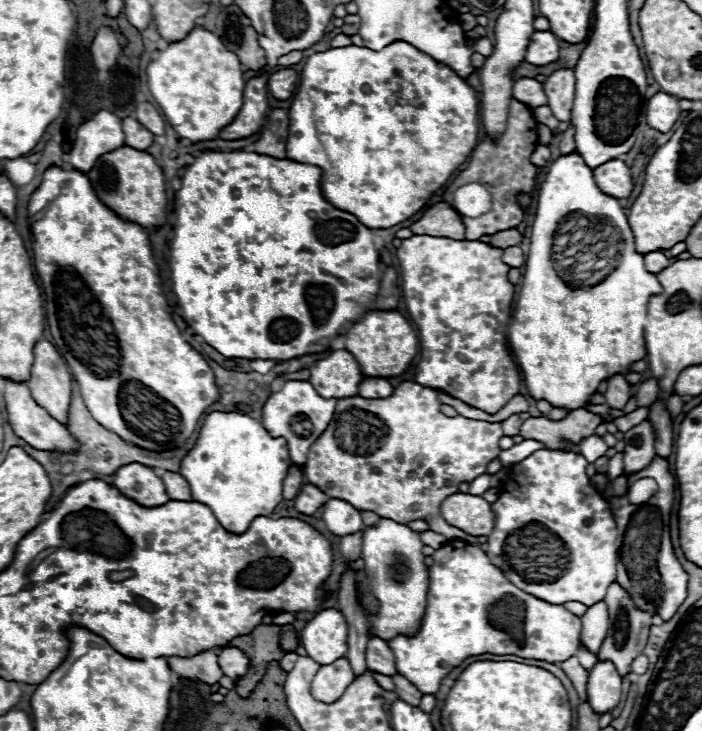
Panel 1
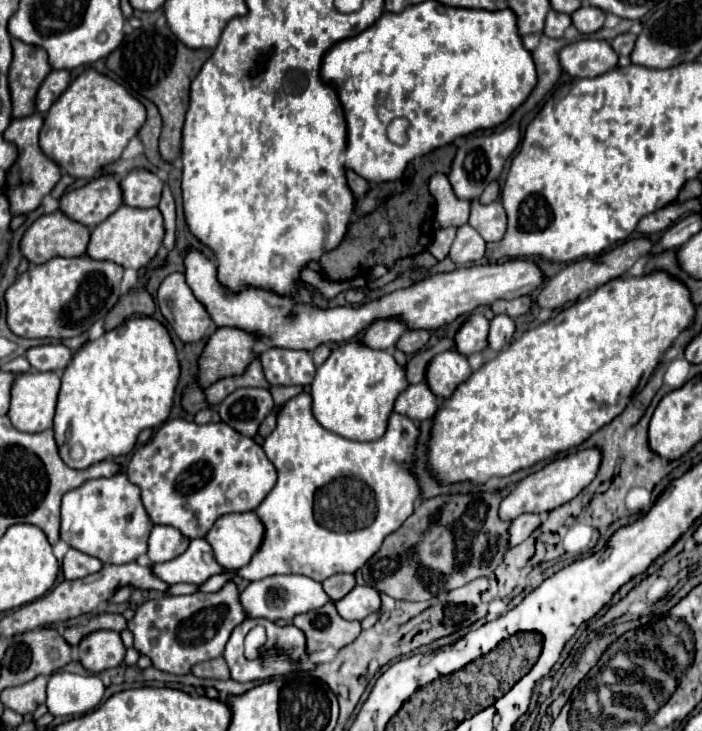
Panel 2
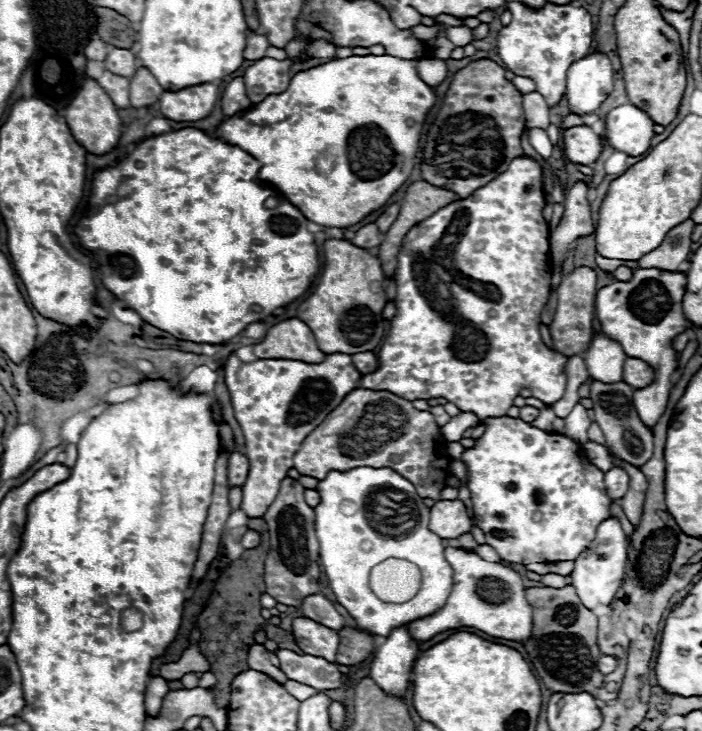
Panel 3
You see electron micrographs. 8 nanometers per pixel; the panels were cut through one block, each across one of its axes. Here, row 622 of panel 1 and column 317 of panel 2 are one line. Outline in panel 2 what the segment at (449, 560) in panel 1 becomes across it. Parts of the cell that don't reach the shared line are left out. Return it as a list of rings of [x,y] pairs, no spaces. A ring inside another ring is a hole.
[[[308,392],[288,400],[278,412],[274,432],[262,446],[268,460],[278,470],[276,486],[254,510],[264,524],[264,540],[248,565],[232,571],[250,582],[274,574],[304,574],[312,580],[324,582],[334,574],[354,574],[360,570],[370,556],[378,552],[382,540],[400,528],[400,524],[414,512],[414,502],[418,500],[418,480],[408,472],[408,468],[414,460],[412,452],[416,438],[418,426],[408,416],[392,412],[392,416],[388,416],[388,430],[380,440],[348,440],[318,424],[312,416]]]

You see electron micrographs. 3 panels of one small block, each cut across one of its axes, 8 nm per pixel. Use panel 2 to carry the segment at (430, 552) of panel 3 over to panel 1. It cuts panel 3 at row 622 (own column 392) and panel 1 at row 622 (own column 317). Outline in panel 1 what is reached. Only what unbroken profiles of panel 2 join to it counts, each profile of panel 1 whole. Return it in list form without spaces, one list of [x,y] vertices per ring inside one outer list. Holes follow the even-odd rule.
[[[380,518],[376,528],[364,528],[362,538],[362,572],[368,576],[368,584],[372,594],[380,600],[378,616],[372,618],[372,626],[376,636],[382,640],[392,640],[396,634],[414,634],[420,626],[424,608],[426,608],[426,592],[428,592],[428,570],[424,566],[422,542],[418,532],[410,530],[404,524],[396,524],[394,520]]]

